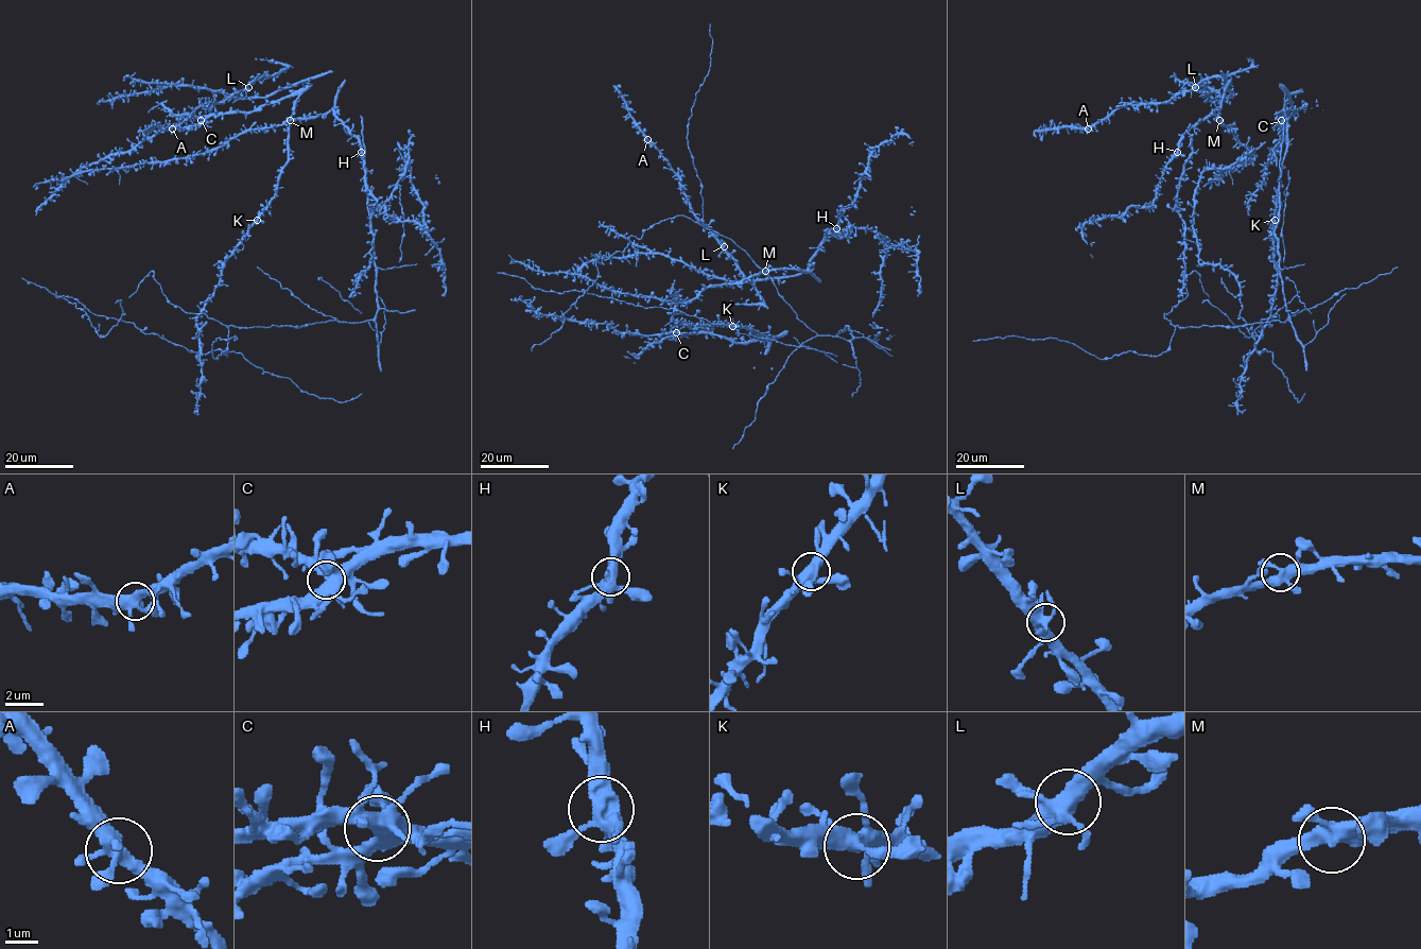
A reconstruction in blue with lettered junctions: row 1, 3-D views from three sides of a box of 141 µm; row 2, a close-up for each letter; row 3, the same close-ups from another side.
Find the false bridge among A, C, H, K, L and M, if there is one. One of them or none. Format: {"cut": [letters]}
{"cut": []}

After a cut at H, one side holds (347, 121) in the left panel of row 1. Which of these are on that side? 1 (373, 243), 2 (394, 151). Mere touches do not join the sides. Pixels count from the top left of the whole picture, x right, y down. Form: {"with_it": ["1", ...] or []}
{"with_it": ["1", "2"]}

